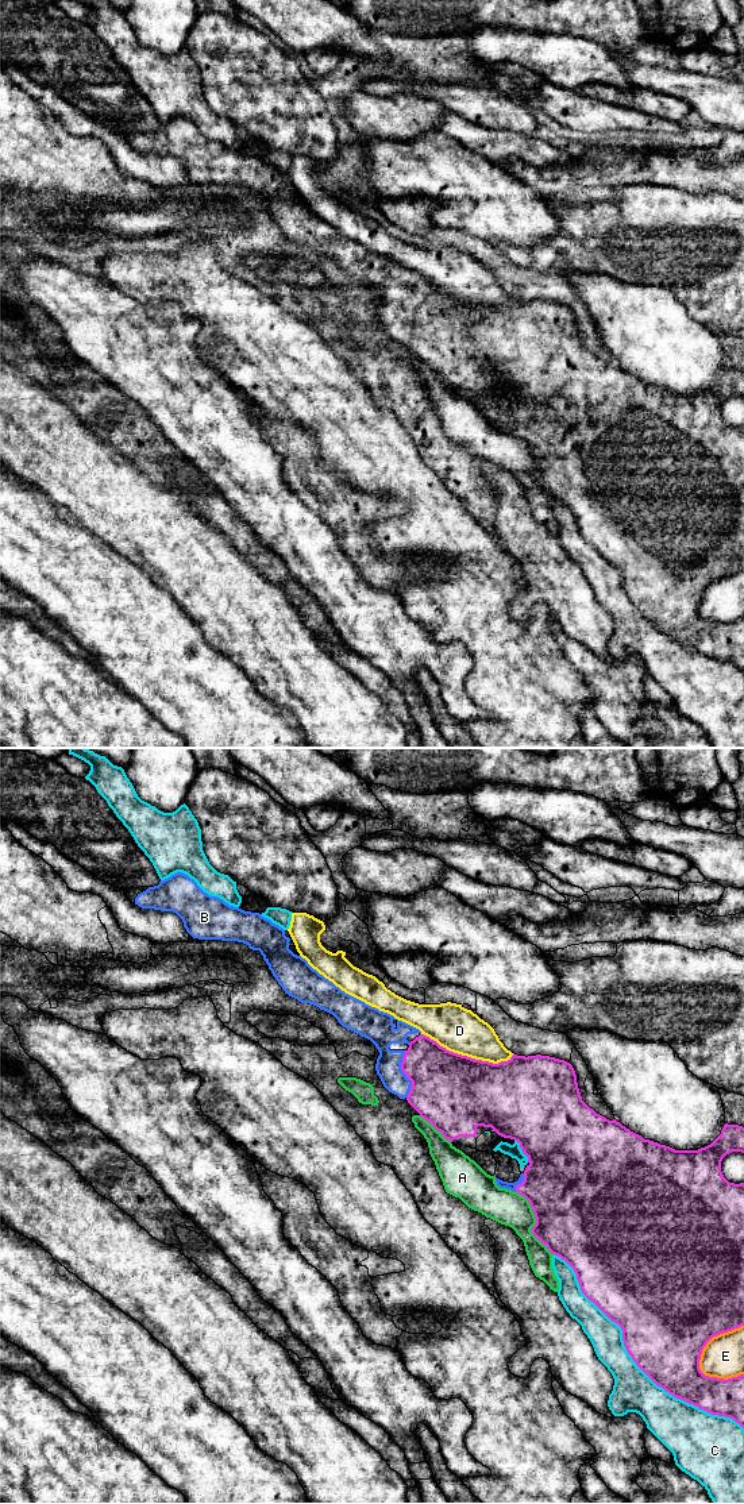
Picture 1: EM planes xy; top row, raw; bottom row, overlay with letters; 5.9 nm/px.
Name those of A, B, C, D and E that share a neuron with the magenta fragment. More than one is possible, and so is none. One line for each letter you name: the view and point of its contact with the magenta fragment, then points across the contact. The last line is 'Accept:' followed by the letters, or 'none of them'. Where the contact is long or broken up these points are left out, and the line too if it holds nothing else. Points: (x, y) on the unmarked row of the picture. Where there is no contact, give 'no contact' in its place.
B: contact xy (404, 316)
Accept: B

